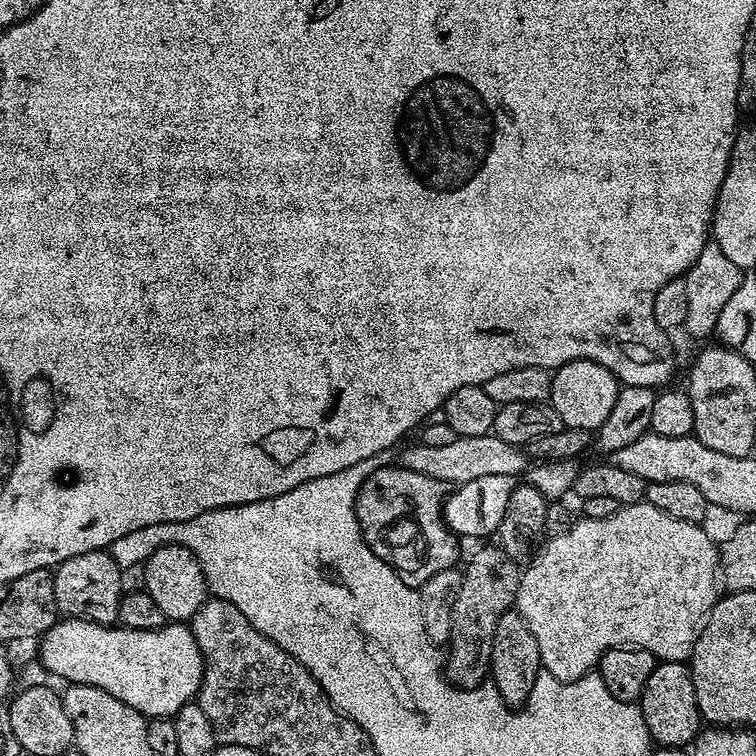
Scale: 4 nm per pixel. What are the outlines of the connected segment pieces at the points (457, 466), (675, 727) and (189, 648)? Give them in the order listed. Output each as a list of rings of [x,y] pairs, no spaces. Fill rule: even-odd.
[[[494,435],[487,436],[457,436],[454,442],[448,443],[447,446],[426,446],[419,442],[413,442],[409,448],[401,447],[398,452],[399,467],[406,470],[414,470],[420,474],[426,474],[430,478],[438,478],[443,484],[449,486],[457,486],[466,482],[471,482],[474,478],[489,477],[490,474],[504,474],[513,477],[519,477],[521,473],[529,467],[530,460],[526,455],[523,447],[511,444],[510,442],[502,442],[502,438]]]
[[[684,662],[657,663],[654,674],[646,681],[646,690],[640,695],[638,707],[646,718],[646,730],[662,748],[684,748],[691,745],[702,731],[702,717],[694,694],[692,670]]]
[[[60,618],[50,630],[46,630],[44,635],[38,641],[38,659],[49,677],[64,680],[68,684],[86,684],[88,686],[98,686],[102,690],[106,690],[106,694],[114,694],[114,698],[118,698],[122,702],[126,702],[126,706],[130,706],[134,710],[138,710],[146,718],[171,718],[176,715],[178,710],[182,710],[182,706],[193,703],[197,699],[200,691],[200,683],[202,682],[202,674],[204,673],[204,659],[198,650],[198,642],[194,638],[191,627],[184,622],[165,622],[158,630],[130,630],[119,626],[109,626],[107,624],[96,624],[94,621]]]

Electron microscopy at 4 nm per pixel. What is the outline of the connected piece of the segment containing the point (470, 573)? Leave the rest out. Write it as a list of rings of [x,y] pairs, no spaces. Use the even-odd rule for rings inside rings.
[[[495,543],[486,544],[480,546],[477,553],[463,565],[460,584],[456,587],[454,626],[446,645],[446,675],[457,688],[474,688],[477,684],[485,683],[492,663],[492,647],[496,641],[494,629],[498,627],[498,618],[502,618],[502,614],[513,611],[520,585],[521,565],[511,560]]]

